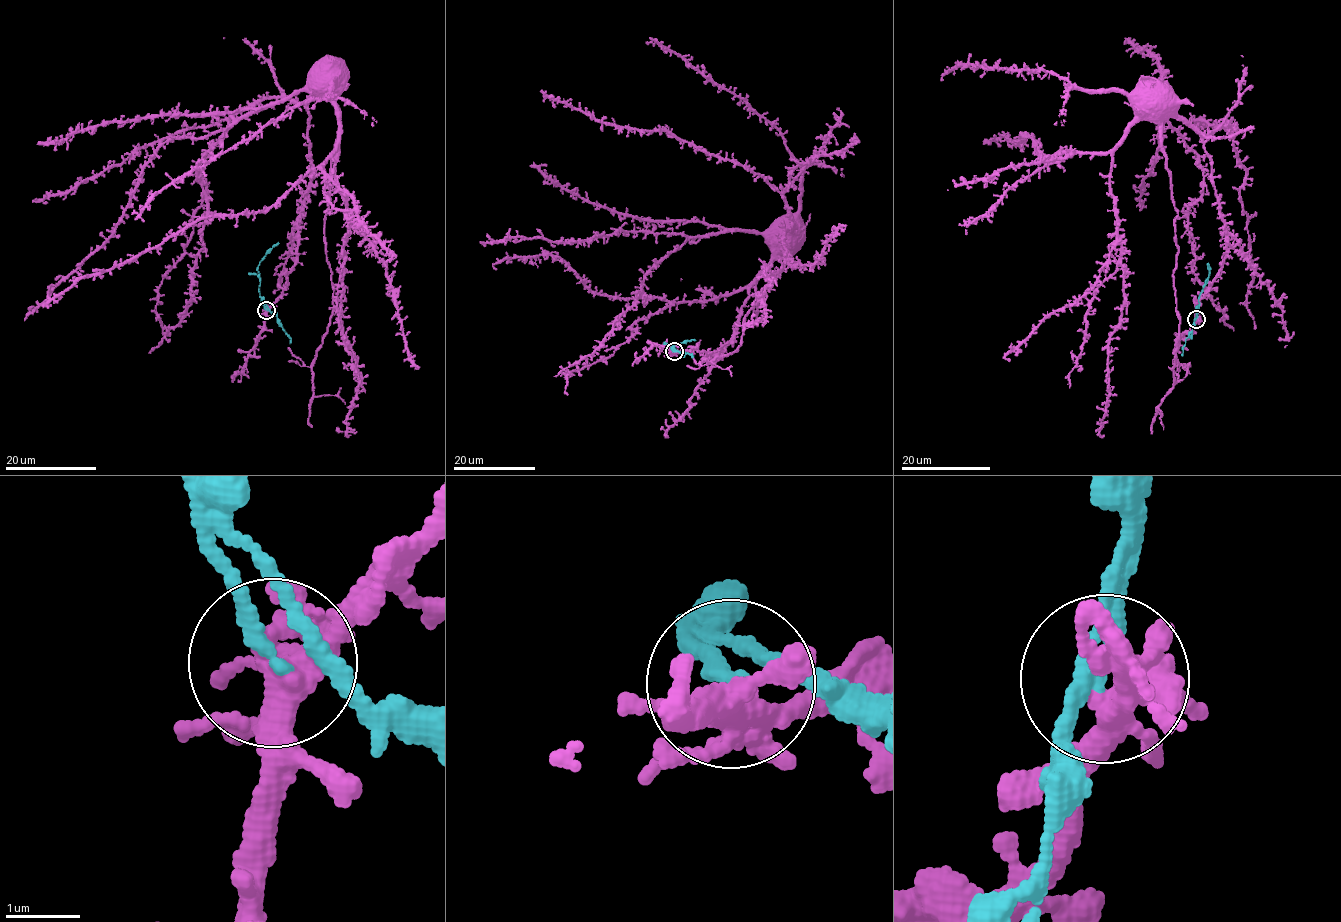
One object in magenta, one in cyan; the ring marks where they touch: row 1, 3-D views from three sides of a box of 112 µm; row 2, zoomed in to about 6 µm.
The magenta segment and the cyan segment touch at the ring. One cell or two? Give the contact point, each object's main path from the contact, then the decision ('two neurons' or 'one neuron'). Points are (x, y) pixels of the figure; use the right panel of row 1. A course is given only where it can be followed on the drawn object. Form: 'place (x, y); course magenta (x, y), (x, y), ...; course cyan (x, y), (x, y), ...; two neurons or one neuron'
place (1196, 319); course magenta (1197, 319), (1226, 252), (1201, 131), (1155, 115), (1107, 151), (1044, 159), (1032, 135), (983, 141); course cyan (1196, 319), (1199, 294), (1209, 269), (1208, 264); two neurons

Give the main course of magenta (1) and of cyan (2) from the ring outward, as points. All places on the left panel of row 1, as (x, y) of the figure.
1: (266, 309), (296, 258), (310, 182), (307, 98), (324, 88), (335, 147), (272, 206), (199, 216), (43, 307)
2: (266, 309), (260, 294), (258, 265), (265, 253), (279, 243)

